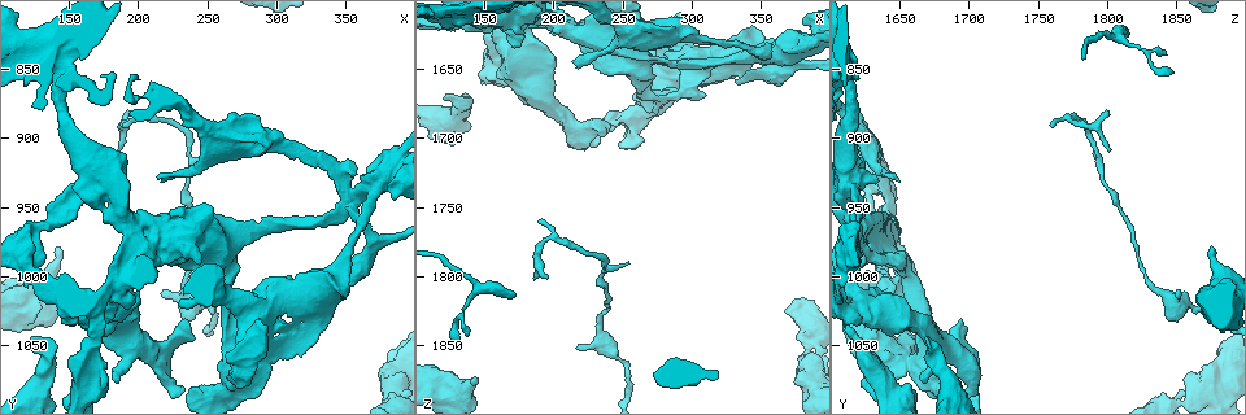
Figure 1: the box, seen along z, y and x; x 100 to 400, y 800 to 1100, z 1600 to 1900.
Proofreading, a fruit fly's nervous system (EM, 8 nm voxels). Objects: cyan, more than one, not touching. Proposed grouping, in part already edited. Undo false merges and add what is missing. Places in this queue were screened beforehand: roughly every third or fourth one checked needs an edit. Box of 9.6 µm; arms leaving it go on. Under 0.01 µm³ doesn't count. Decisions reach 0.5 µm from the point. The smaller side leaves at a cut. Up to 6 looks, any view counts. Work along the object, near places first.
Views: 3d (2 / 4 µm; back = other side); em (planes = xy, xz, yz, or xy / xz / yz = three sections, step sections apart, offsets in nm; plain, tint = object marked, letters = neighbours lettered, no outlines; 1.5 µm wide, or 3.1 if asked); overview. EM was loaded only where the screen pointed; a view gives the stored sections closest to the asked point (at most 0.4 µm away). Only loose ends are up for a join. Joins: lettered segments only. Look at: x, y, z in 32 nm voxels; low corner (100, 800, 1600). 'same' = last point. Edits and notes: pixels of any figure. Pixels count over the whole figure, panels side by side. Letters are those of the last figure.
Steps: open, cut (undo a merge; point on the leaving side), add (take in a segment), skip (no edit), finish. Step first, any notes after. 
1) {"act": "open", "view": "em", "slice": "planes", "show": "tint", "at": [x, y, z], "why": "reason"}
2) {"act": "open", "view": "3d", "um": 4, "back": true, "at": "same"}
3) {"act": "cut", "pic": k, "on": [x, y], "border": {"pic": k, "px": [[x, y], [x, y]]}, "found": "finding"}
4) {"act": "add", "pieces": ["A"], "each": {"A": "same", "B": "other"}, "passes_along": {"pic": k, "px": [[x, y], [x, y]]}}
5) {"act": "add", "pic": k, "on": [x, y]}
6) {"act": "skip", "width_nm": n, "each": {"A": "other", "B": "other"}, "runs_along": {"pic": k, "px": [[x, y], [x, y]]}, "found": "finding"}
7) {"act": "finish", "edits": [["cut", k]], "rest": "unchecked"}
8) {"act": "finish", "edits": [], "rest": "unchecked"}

{"act": "open", "view": "em", "slice": "planes", "show": "letters", "at": [124, 1044, 1672], "why": "end of a long branch"}

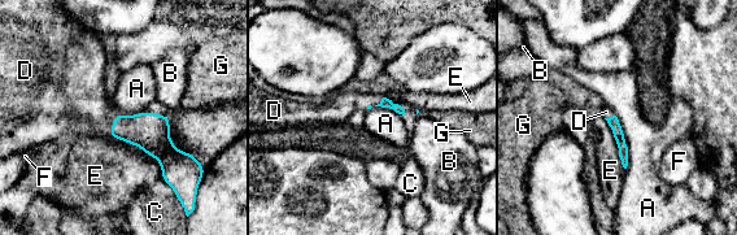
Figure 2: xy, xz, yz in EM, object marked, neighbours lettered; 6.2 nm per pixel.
{"act": "add", "pieces": ["D"], "longest_contact_nm": ["E", 440], "each": {"A": "other", "B": "other", "C": "other", "D": "same", "E": "other", "F": "other", "G": "other"}, "found": "the neuron continues"}

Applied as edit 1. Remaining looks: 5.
{"act": "open", "view": "overview", "why": "redraw"}

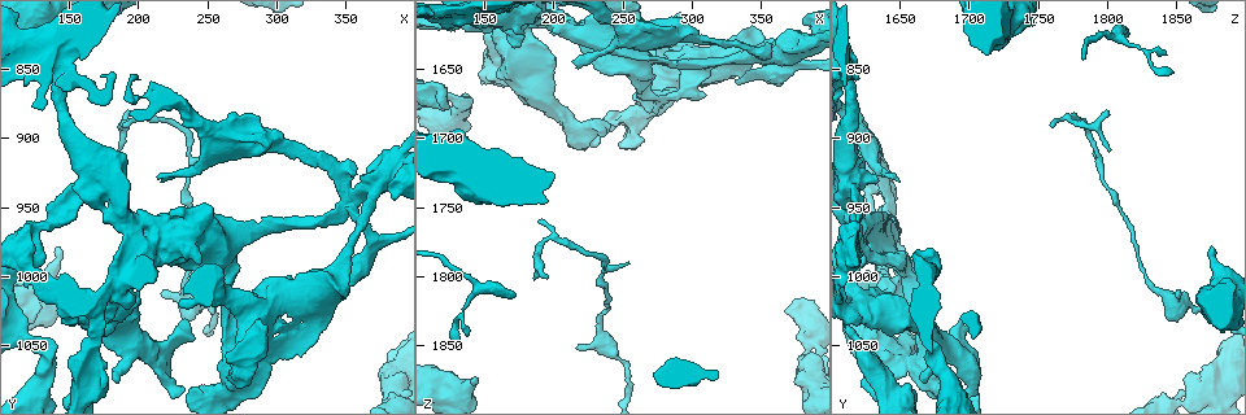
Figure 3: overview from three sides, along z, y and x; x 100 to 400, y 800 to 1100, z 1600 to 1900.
{"act": "open", "view": "em", "slice": "planes", "show": "letters", "at": [234, 1002, 1828], "why": "sudden change in width"}

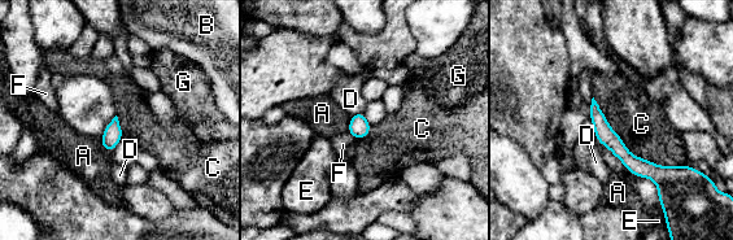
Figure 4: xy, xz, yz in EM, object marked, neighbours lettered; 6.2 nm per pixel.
{"act": "skip", "width_nm": 120, "each": {"A": "other", "B": "other", "C": "other", "D": "other", "E": "other", "F": "other", "G": "other"}, "runs_along": {"pic": 4, "px": [[594, 107], [614, 144], [658, 173]]}, "found": "all the same neuron"}

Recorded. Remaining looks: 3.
{"act": "open", "view": "3d", "um": 4, "at": [194, 882, 1798], "why": "thin end"}

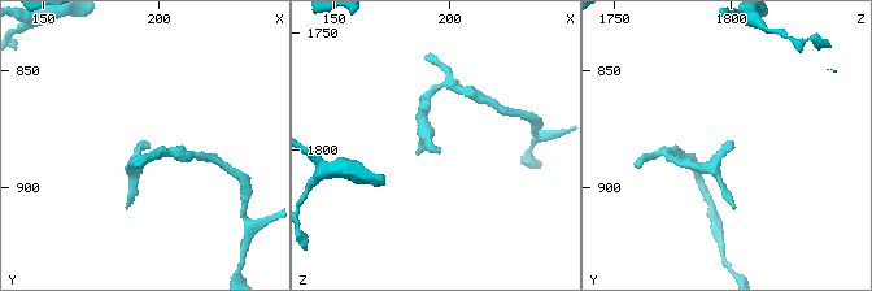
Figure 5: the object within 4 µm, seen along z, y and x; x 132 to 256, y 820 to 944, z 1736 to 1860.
{"act": "open", "view": "em", "slice": "planes", "show": "plain", "at": [196, 883, 1800], "why": "shape alone is not enough"}

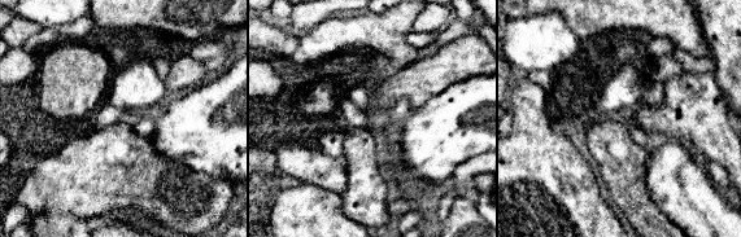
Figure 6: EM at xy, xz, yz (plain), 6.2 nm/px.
{"act": "open", "view": "em", "slice": "planes", "show": "letters", "at": "same"}

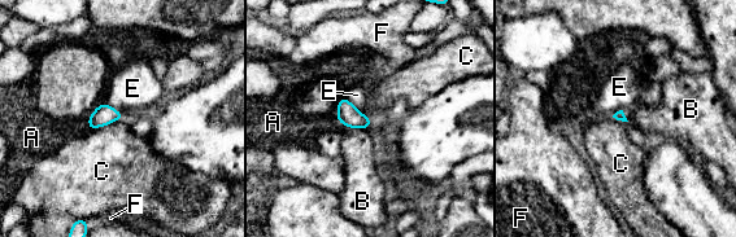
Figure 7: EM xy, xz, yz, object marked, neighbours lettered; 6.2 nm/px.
{"act": "skip", "each": {"A": "other", "B": "other", "C": "other", "E": "other", "F": "other"}, "border": {"pic": 7, "px": [[125, 117], [96, 128], [87, 128]]}, "found": "no lettered segment goes on from it"}

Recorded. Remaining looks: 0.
{"act": "finish", "edits": [["add", 2]], "rest": "unchecked"}

